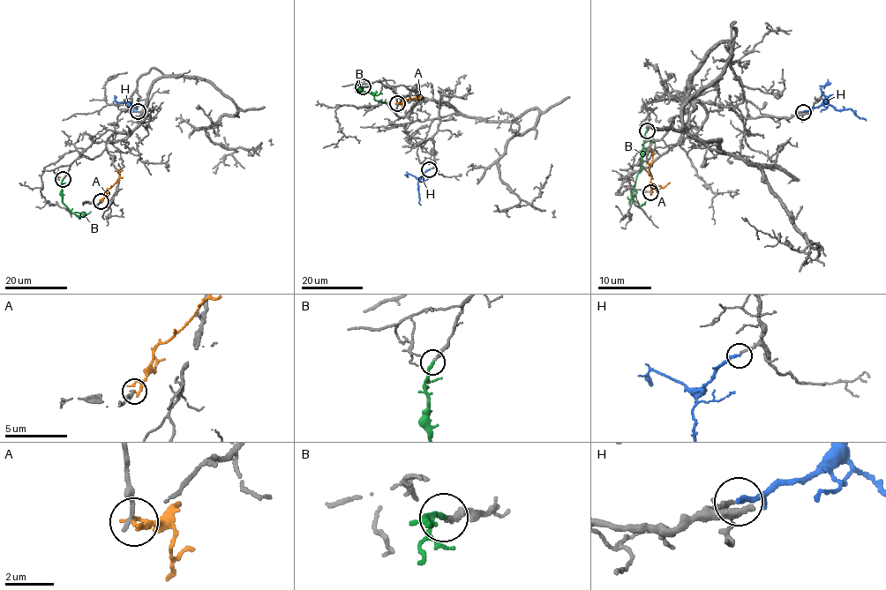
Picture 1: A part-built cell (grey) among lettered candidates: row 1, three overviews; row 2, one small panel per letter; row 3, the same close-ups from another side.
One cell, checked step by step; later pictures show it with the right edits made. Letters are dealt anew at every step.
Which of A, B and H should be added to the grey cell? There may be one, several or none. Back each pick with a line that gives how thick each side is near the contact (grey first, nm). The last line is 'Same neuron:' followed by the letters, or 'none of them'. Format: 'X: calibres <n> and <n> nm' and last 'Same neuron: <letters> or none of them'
B: calibres 260 and 240 nm
H: calibres 200 and 200 nm
Same neuron: B, H

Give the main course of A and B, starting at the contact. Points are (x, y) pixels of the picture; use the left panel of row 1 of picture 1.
A: (101, 200), (106, 190), (120, 177), (120, 168)
B: (63, 178), (62, 201), (68, 209), (79, 218), (90, 211)

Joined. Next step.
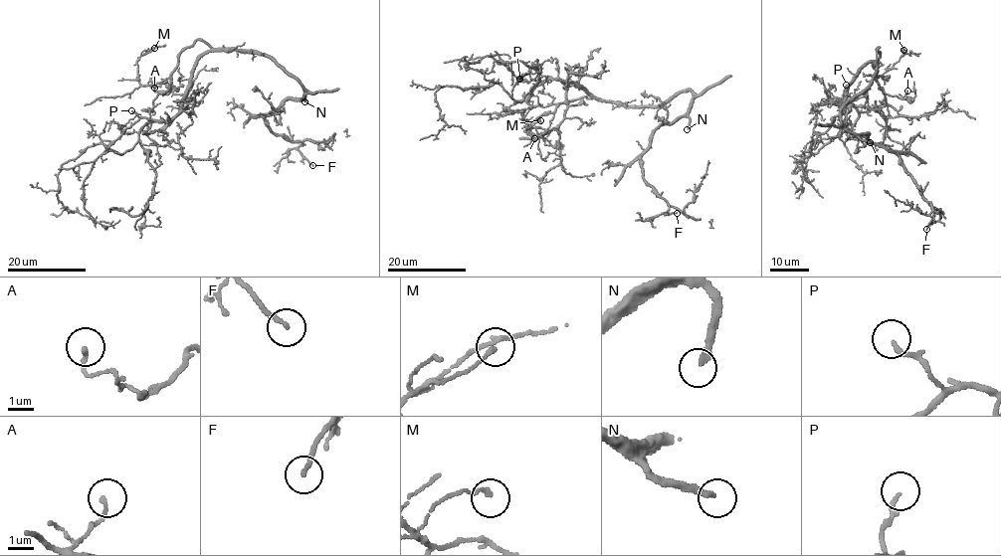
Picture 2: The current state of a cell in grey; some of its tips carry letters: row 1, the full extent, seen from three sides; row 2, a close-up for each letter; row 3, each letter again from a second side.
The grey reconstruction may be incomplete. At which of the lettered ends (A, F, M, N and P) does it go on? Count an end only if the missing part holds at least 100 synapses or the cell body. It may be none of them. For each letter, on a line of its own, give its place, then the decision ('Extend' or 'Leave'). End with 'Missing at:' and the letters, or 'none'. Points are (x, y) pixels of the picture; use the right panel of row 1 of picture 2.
A: Place: (907, 91). Leave
F: Place: (926, 229). Leave
M: Place: (903, 50). Leave
N: Place: (870, 142). Extend
P: Place: (846, 85). Leave
Missing at: N

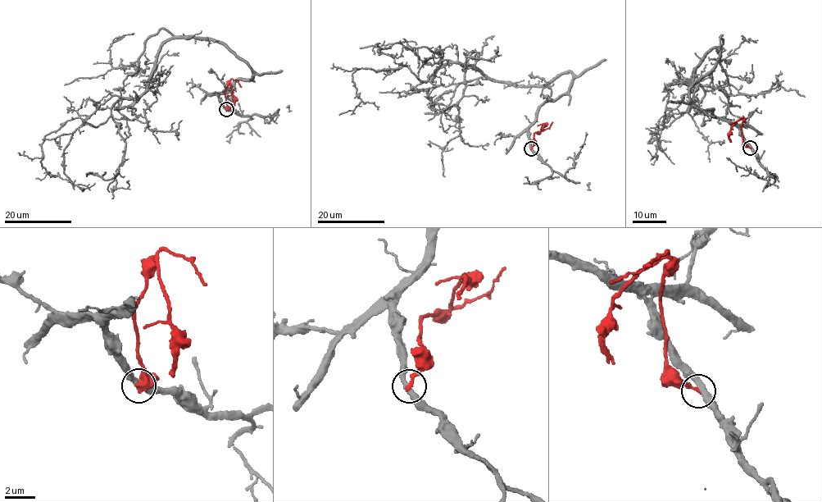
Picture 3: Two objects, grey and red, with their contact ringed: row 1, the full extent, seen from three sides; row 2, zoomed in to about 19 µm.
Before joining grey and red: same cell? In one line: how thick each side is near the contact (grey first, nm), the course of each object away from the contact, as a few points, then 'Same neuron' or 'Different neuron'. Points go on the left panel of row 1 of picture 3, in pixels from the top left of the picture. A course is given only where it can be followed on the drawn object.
Thickness 380 nm (grey) against 260 nm. Course of grey: (226, 109), (219, 95), (251, 67), (171, 37), (138, 97), (45, 136), (55, 176), (35, 178). Course of red: (226, 109), (225, 90), (230, 83), (233, 107). Different neuron

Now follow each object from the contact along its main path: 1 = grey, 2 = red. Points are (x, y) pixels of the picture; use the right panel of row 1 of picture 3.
1: (750, 148), (689, 93), (716, 46), (688, 81), (704, 97), (691, 99), (695, 85), (688, 114), (724, 142)
2: (750, 148), (742, 140), (741, 120), (731, 128), (728, 139), (732, 142)

